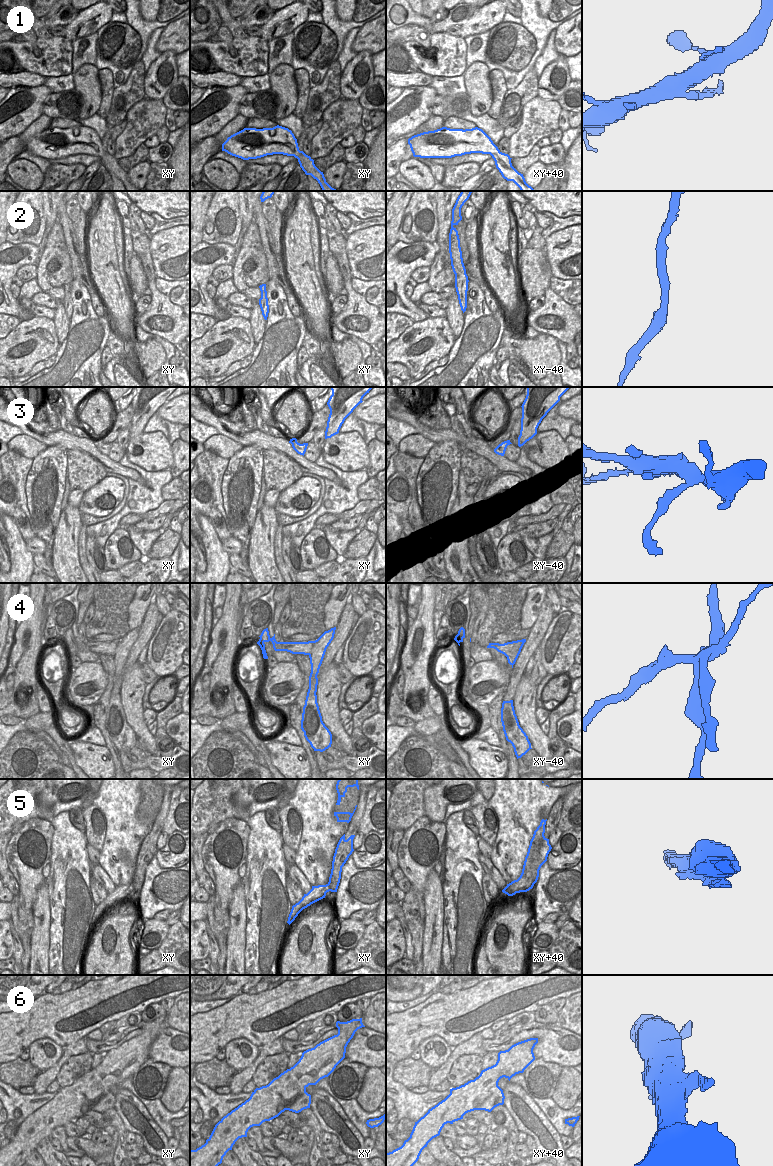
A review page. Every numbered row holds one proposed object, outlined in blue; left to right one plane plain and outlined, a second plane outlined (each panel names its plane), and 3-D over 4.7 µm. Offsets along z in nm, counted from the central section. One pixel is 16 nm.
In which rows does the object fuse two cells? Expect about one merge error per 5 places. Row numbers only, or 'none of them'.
3, 4, 6

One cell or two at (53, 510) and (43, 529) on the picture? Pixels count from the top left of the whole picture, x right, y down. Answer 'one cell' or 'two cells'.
one cell

